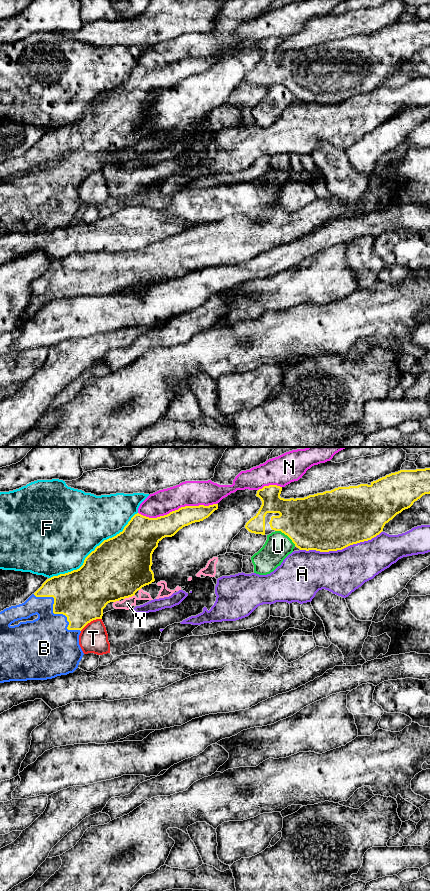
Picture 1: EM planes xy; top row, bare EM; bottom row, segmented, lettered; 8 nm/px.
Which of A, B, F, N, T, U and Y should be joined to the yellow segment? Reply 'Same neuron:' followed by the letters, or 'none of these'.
Same neuron: B

